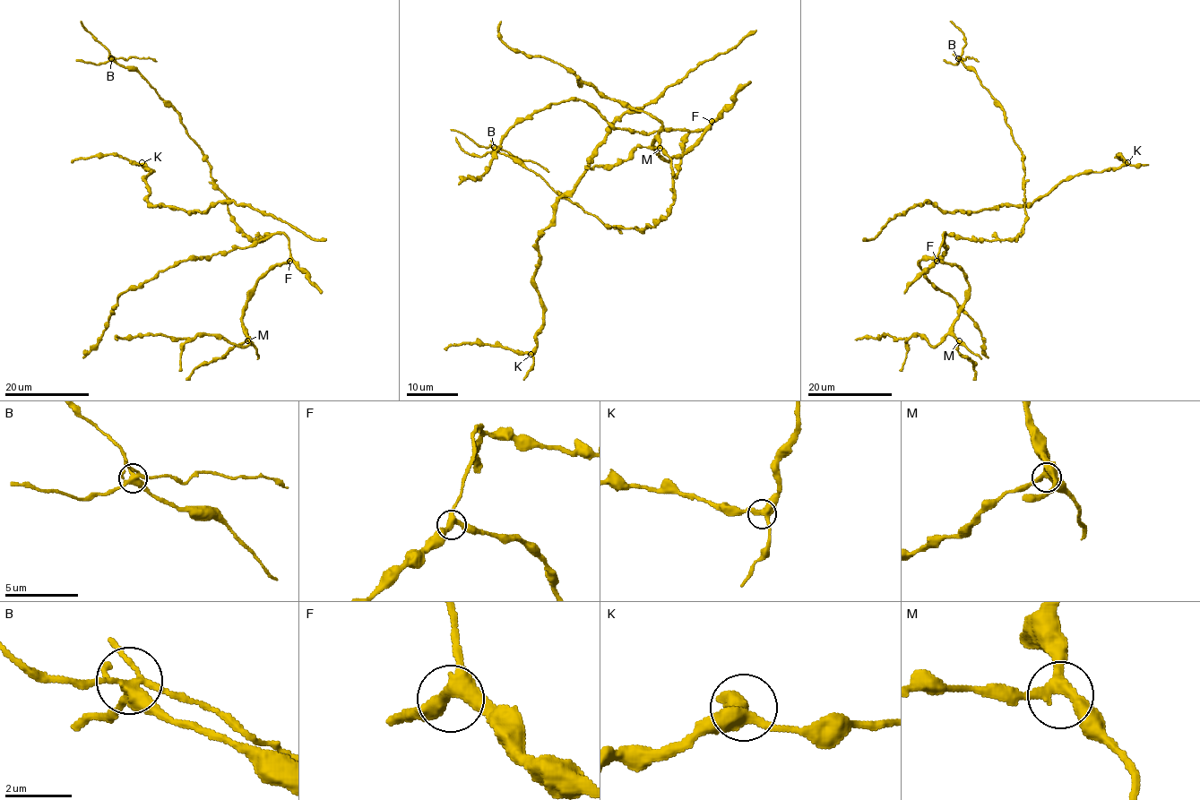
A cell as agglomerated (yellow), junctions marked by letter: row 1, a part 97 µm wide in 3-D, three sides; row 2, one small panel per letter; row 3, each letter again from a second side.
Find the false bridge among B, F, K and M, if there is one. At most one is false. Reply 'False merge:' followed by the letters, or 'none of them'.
False merge: B

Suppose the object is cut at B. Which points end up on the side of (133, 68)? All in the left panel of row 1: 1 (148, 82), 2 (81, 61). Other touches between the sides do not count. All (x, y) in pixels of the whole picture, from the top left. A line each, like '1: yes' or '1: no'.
1: yes
2: no

